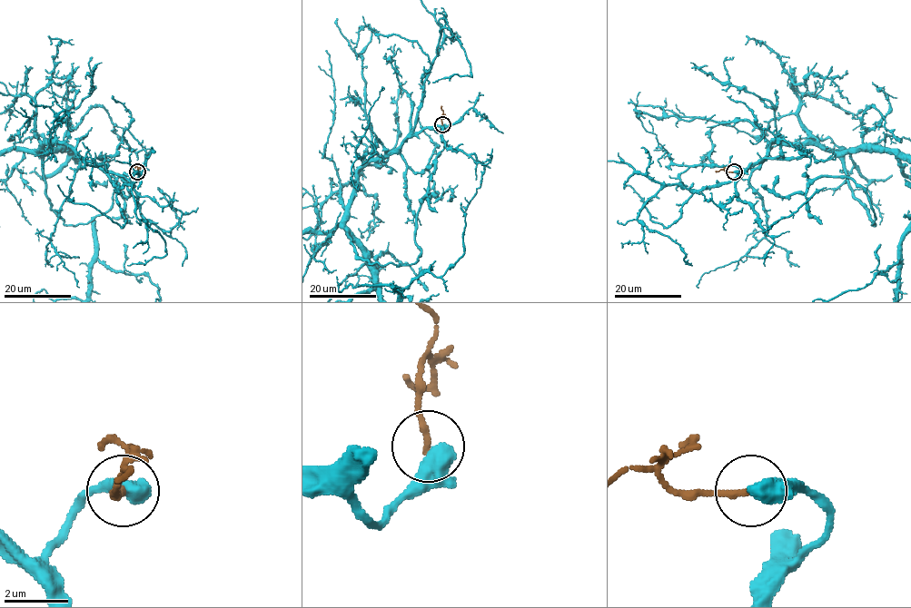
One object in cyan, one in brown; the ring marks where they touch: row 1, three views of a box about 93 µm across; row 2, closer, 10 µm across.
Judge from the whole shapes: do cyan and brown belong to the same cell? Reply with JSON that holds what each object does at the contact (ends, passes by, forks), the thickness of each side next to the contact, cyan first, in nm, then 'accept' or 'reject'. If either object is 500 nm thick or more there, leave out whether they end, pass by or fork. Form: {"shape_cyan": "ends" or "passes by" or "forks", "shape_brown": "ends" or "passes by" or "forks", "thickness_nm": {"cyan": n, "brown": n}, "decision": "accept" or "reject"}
{"thickness_nm": {"cyan": 650, "brown": 200}, "decision": "accept"}

